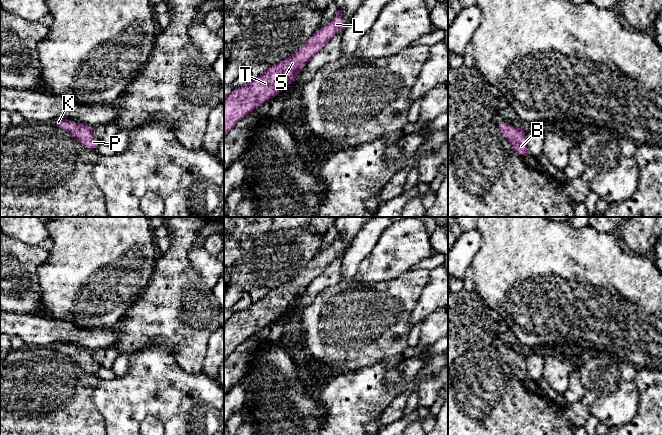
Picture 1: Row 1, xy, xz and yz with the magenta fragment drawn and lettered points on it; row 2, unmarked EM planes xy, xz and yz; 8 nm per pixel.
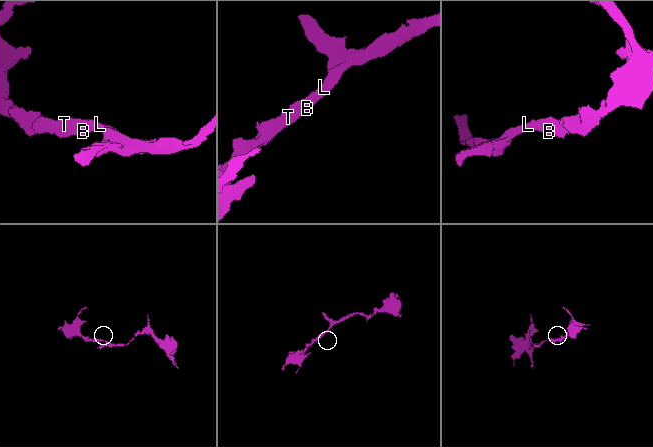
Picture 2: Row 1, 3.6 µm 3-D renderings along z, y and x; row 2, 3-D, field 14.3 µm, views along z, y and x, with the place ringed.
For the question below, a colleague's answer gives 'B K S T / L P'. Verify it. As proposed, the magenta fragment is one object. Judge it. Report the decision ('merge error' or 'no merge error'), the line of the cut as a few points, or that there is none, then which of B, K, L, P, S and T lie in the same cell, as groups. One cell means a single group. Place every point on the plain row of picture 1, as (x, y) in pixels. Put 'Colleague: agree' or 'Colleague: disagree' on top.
Colleague: disagree
no merge error; cut none; groups B K L P S T

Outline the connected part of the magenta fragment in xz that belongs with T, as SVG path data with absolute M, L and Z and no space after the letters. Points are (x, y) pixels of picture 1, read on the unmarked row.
M338 234L334 243L312 259L301 273L282 286L269 290L247 309L234 312L224 322L224 360L257 330L290 309L307 286L338 256L344 256L348 249L342 247L342 235Z

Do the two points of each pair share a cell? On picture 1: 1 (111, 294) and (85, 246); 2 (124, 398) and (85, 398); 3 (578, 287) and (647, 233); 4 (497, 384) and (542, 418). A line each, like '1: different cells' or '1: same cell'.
1: same cell
2: different cells
3: different cells
4: same cell

